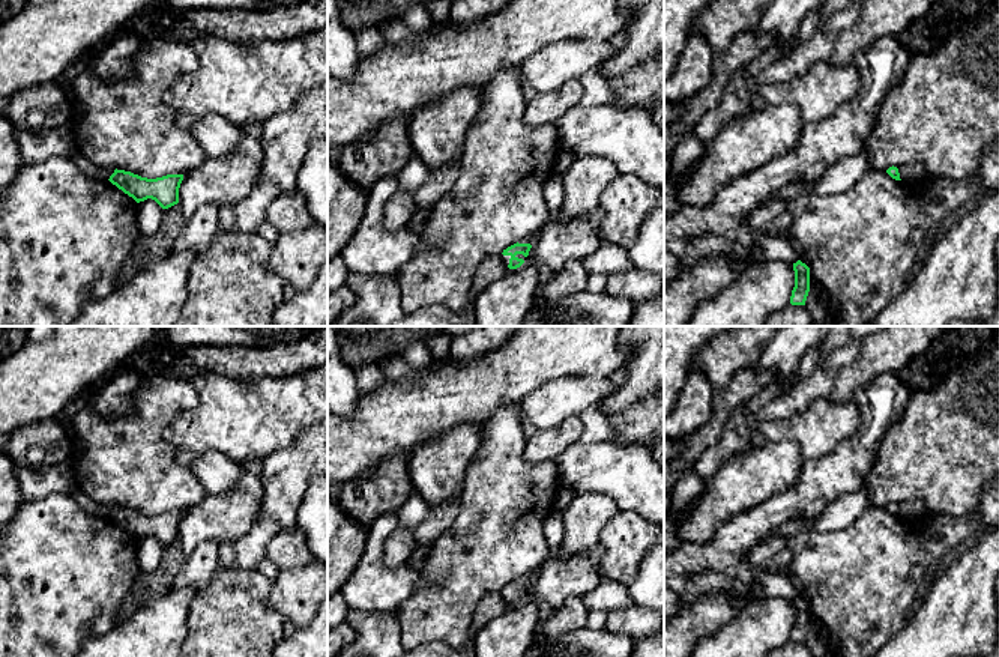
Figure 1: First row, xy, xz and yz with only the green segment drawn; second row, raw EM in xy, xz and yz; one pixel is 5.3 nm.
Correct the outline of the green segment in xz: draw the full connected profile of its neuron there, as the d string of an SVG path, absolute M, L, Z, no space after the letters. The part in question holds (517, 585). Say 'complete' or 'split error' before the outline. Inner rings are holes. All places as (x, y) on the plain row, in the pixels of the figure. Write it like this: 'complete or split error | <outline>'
split error | M535 573L524 574L517 580L503 586L500 592L502 598L508 601L509 606L517 606L524 601L524 595L529 592L532 582L535 580Z

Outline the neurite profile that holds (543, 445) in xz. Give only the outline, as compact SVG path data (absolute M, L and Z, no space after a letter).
M572 416L556 427L539 430L526 437L524 457L532 463L556 460L572 444L577 444L583 433L583 421Z

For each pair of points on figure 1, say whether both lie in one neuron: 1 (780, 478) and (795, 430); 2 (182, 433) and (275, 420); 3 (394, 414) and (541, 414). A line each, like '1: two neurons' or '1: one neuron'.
1: two neurons
2: one neuron
3: two neurons

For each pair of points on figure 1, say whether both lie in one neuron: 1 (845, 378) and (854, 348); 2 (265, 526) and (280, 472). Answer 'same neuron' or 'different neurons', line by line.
1: different neurons
2: different neurons

